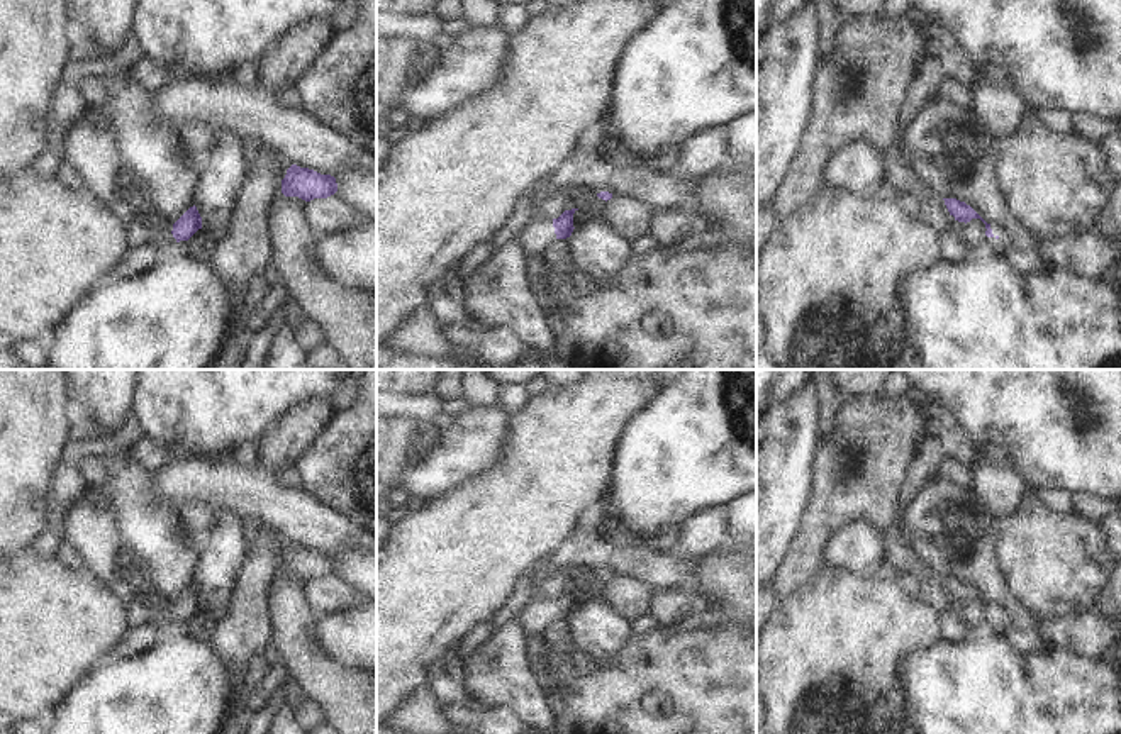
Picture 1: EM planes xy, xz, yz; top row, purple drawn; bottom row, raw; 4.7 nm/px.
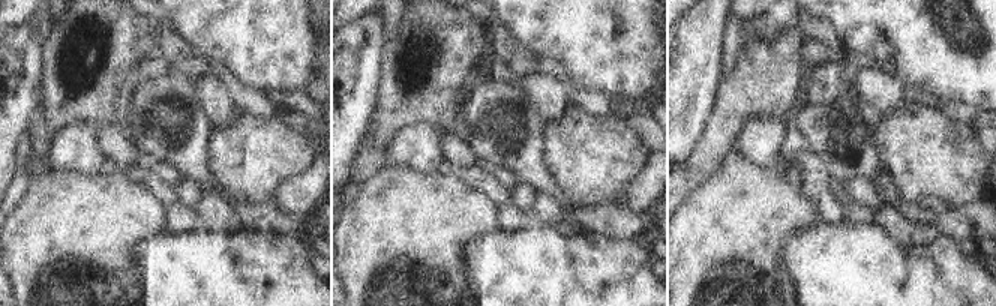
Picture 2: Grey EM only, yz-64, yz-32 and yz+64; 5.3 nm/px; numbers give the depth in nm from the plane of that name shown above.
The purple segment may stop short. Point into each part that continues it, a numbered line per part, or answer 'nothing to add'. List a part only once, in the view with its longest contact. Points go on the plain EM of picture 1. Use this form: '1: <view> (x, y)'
1: yz (992, 626)

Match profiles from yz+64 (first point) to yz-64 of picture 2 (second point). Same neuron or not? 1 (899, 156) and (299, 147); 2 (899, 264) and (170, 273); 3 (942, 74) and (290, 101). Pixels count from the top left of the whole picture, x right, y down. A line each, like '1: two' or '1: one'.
1: one
2: one
3: two

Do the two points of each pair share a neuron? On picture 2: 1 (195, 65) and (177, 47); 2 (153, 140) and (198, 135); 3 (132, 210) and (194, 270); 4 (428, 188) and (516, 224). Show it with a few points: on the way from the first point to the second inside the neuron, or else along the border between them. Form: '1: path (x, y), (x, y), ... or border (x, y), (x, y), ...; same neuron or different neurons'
1: path (191, 60), (182, 51); same neuron
2: path (164, 146), (174, 150), (188, 141); same neuron
3: border (167, 231), (144, 240), (137, 248), (138, 264); different neurons
4: border (498, 209), (498, 222), (501, 225); different neurons

